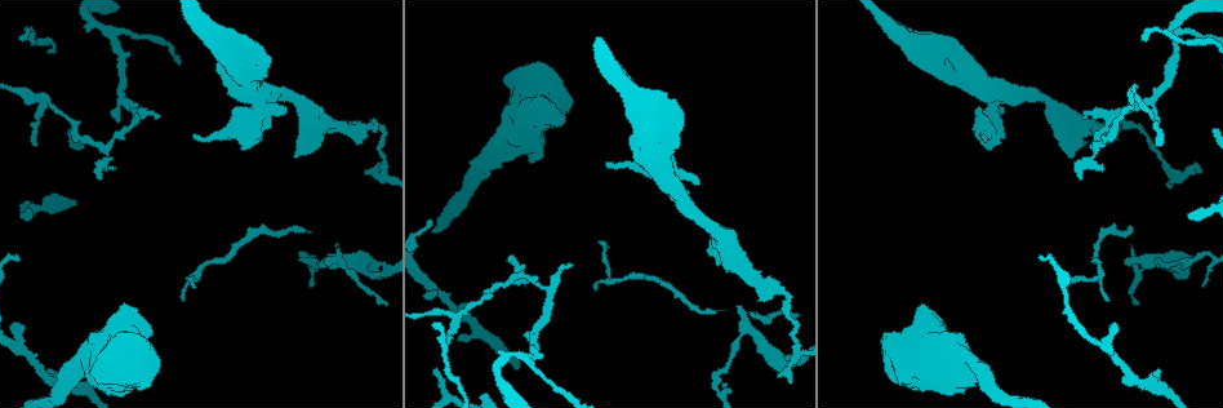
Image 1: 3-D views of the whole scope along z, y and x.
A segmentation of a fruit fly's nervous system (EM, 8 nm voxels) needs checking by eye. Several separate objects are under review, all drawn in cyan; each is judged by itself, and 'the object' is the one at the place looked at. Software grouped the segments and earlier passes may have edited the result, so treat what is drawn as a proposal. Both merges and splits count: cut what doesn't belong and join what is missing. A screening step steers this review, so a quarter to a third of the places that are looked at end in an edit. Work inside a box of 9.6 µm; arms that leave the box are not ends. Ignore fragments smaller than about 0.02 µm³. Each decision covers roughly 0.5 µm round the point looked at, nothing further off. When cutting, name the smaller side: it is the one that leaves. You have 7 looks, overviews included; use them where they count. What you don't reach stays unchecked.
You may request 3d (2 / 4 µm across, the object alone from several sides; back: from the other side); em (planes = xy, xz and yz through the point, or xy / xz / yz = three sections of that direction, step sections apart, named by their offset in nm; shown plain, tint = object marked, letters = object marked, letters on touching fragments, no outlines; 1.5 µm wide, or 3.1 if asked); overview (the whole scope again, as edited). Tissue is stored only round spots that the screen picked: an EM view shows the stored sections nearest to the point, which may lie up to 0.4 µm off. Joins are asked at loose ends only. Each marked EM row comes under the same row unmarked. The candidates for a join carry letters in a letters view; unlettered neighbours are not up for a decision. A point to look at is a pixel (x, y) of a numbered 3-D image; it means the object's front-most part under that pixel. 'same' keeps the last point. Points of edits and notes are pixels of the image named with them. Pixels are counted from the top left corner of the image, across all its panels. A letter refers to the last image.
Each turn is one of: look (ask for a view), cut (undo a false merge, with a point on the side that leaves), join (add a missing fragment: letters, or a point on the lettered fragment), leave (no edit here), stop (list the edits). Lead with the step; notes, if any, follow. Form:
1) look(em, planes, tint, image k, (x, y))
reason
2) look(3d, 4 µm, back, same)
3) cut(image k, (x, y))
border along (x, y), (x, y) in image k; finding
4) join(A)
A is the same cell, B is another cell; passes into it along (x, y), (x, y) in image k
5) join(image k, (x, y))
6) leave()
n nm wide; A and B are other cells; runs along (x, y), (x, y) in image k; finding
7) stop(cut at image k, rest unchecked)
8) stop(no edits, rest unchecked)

look(em, xy, step 8, tint, image 1, (1001, 138))

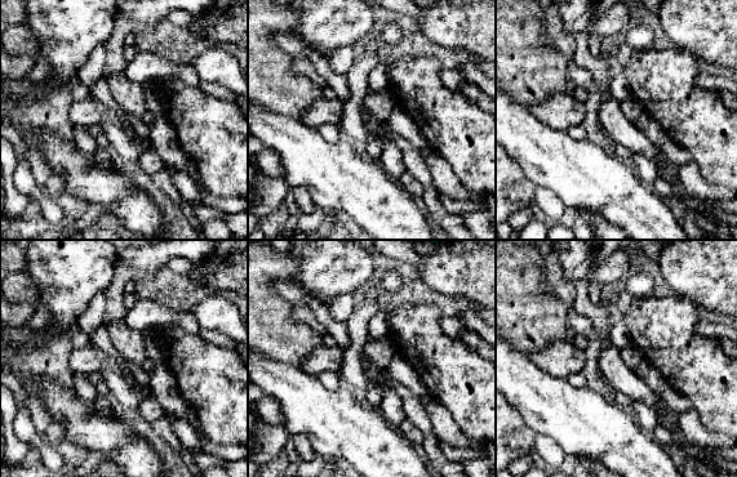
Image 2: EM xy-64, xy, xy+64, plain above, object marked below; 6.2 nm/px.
look(em, planes, letters, same)

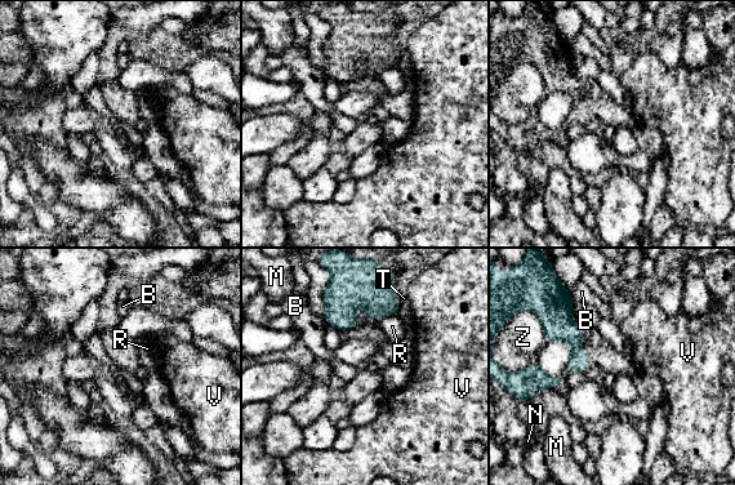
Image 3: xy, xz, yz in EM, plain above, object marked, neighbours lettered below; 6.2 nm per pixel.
leave()
Z touches over 440 nm; B, M, N, R, T, V and Z are other cells; border along (396, 314), (382, 316) in image 3; none of them fits

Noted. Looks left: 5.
look(3d, 2 µm, image 1, (1110, 325))
branch stops here

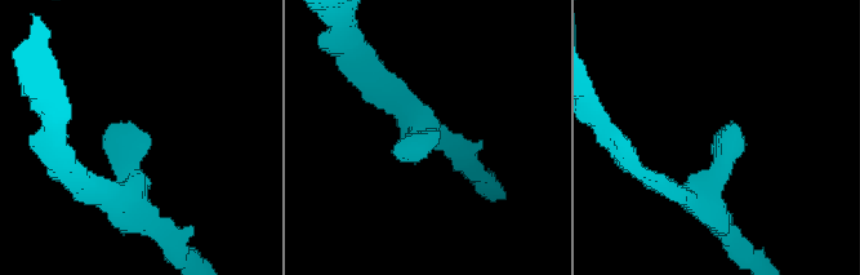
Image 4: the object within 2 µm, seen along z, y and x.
look(em, planes, letters, image 4, (439, 130))
arms of 170, 180 nm; need the tissue

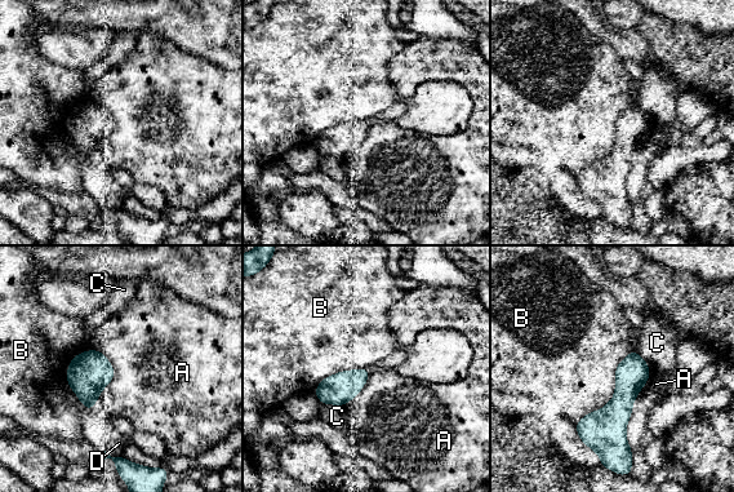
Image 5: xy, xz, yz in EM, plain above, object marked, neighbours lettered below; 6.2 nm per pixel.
leave()
A, B, C and D are other cells; no lettered fragment goes on from it

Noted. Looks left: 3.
look(3d, 2 µm, image 1, (460, 339))
branch stops here

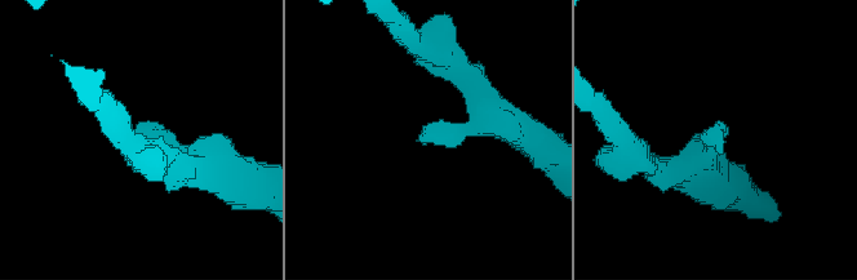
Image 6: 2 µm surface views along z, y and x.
look(em, planes, letters, image 6, (721, 145))
need the tissue

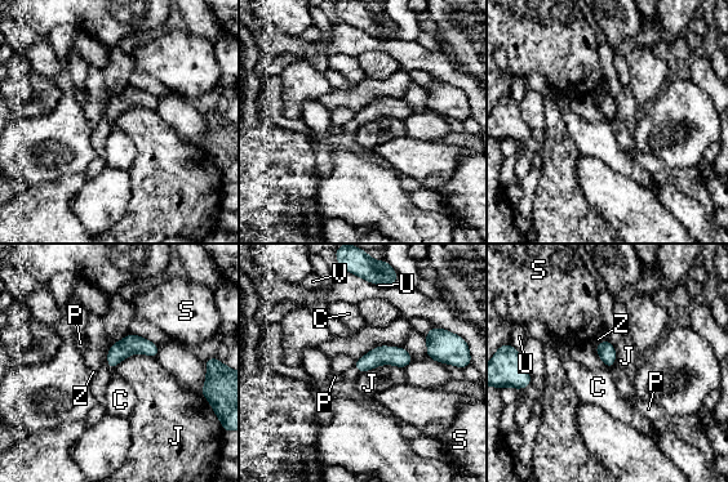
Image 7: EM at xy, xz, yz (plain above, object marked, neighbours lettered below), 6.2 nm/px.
leave()
110 nm wide; C, J, P, S, U, V and Z are other cells; border along (156, 358), (132, 353), (112, 369) in image 7; none of them fits

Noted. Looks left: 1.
stop(no edits, rest unchecked)

